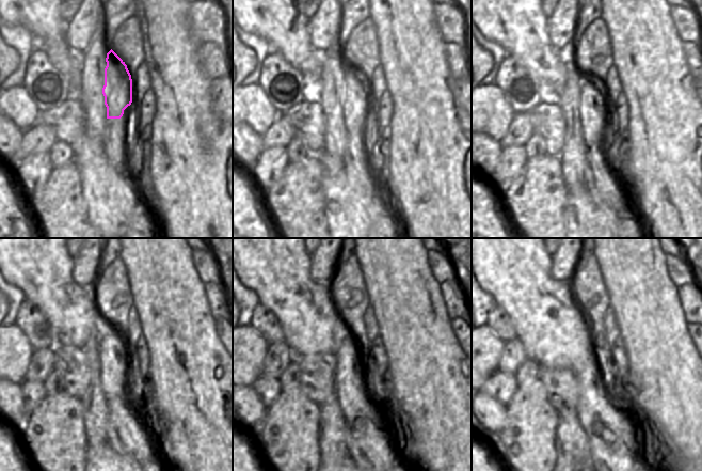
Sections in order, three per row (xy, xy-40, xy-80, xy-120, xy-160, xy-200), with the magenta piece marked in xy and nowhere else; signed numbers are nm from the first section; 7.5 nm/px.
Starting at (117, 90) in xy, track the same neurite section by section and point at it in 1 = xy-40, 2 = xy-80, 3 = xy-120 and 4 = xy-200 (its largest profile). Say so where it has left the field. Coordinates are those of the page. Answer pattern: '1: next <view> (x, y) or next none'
1: next xy-40 (356, 97)
2: next xy-80 (593, 96)
3: next xy-120 (113, 342)
4: next xy-200 (593, 398)

